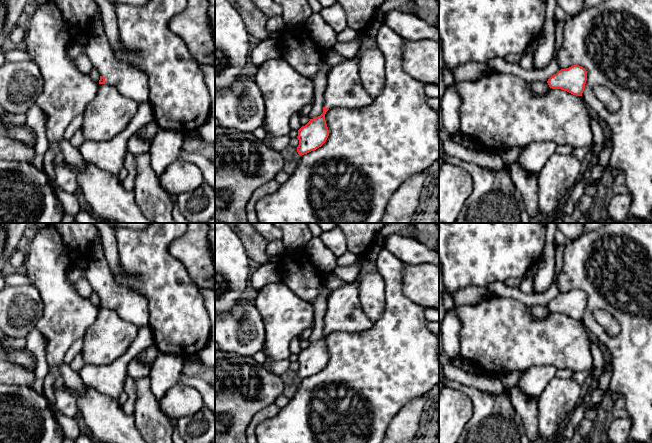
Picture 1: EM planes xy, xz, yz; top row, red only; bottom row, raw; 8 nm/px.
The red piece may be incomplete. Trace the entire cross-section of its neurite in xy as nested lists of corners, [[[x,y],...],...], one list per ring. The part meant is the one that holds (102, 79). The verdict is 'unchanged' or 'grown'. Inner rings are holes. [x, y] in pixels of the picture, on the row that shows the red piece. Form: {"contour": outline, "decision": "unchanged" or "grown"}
{"contour": [[[101,15],[87,34],[88,44],[85,53],[100,74],[99,84],[106,83],[116,87],[124,96],[133,99],[138,104],[148,103],[147,75],[116,57],[105,34]]], "decision": "grown"}

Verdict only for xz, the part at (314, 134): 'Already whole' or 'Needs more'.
Needs more

